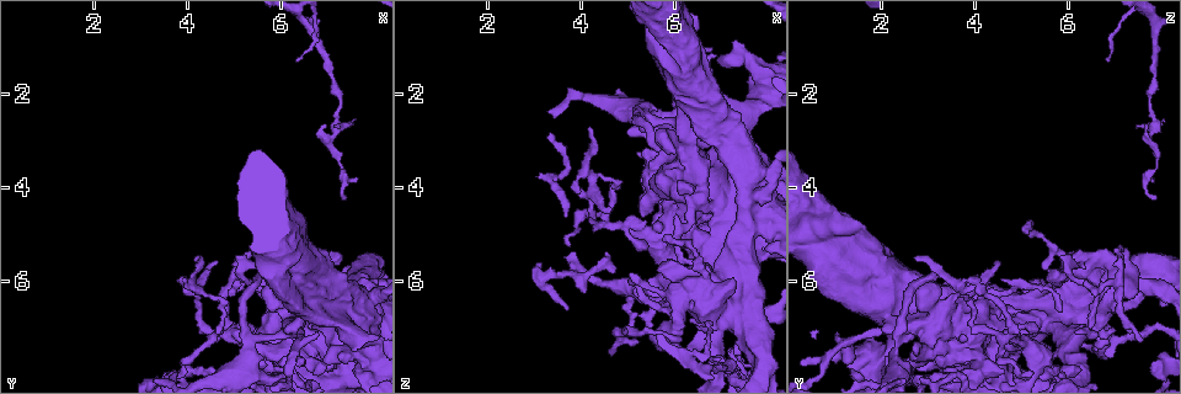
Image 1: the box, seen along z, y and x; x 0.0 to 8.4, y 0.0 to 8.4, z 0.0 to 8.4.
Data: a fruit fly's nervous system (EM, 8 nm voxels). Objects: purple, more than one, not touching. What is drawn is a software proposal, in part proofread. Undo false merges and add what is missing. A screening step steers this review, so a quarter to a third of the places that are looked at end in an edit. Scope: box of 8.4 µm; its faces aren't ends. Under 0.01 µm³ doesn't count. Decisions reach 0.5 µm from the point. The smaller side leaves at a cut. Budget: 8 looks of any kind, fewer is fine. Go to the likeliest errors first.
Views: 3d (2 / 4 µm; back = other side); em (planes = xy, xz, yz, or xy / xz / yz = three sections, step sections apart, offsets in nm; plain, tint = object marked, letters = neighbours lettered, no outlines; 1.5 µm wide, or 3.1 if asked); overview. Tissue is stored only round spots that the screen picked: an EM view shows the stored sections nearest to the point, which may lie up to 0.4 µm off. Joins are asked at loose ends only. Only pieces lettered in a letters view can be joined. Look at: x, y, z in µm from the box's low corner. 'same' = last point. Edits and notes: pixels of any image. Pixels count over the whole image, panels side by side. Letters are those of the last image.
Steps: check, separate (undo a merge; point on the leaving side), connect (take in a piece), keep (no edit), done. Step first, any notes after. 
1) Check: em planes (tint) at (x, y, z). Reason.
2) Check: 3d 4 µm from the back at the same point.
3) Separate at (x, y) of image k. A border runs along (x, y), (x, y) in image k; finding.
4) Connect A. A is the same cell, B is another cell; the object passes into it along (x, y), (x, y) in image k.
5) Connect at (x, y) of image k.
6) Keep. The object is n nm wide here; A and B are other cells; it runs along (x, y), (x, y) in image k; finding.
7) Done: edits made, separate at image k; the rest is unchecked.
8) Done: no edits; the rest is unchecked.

Check: em planes (plain) at (5.45, 7.15, 3.85). Free end.

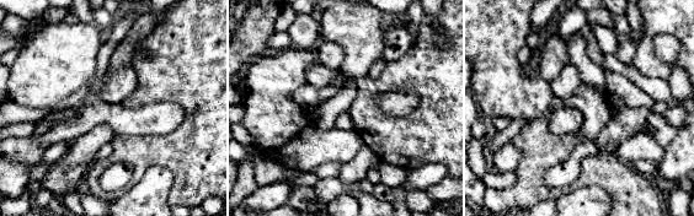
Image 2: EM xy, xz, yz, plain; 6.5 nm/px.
Check: em planes (letters) at the same point.

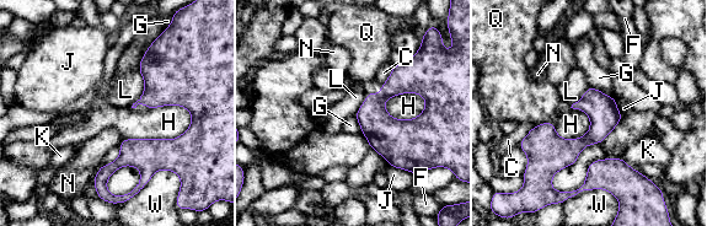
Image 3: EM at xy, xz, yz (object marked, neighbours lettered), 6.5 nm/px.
Keep. C, F, G, H, J, K, L, N, Q and W are other cells; it runs along (612, 100), (584, 141), (526, 148) in image 3; none of them fits.

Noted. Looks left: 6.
Check: 3d 2 µm at (7.30, 4.15, 7.95). End of a long branch.

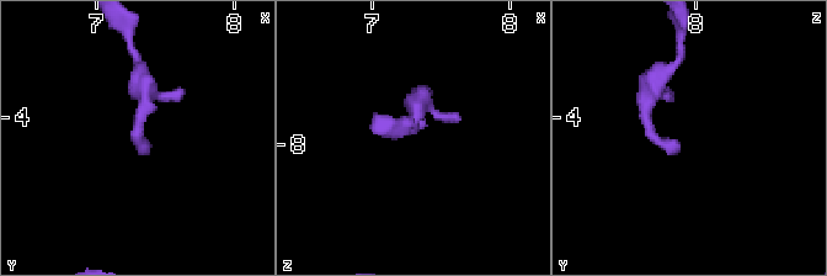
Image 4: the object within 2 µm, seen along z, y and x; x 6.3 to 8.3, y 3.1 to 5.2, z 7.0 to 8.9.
Check: em planes (plain) at (7.34, 4.20, 7.90).

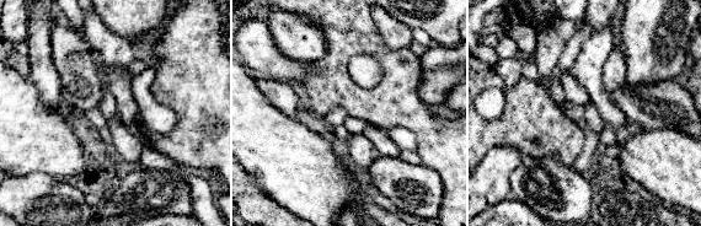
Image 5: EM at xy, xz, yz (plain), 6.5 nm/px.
Check: em planes (letters) at the same point.

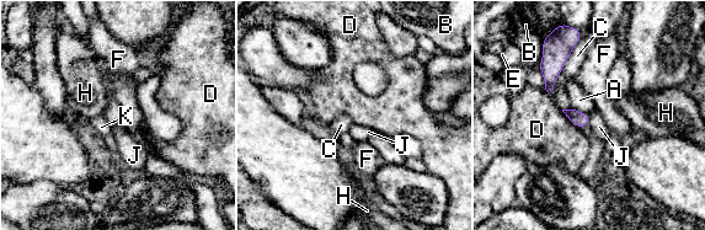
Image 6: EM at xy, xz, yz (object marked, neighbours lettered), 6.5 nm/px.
Keep. The object is 100 nm wide here; A, B, C, D, E, F, H, J and K are other cells; a border runs along (589, 114), (587, 124) in image 6; no lettered piece goes on from it.

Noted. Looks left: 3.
Check: 3d 2 µm from the back at (4.15, 5.55, 2.65). An open end.

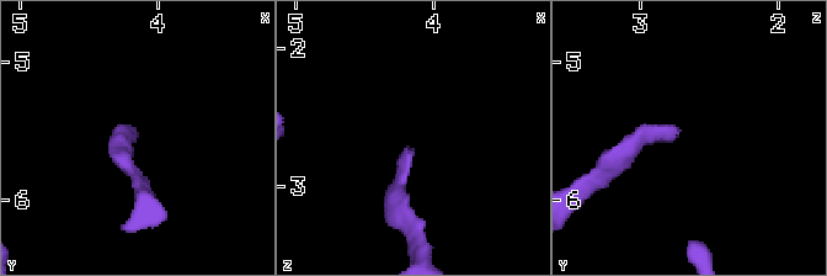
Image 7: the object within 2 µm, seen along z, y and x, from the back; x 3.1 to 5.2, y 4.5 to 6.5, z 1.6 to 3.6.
Check: em planes (plain) at (4.20, 5.50, 2.70). Now the EM.

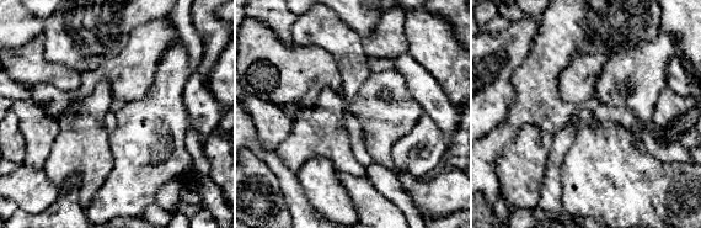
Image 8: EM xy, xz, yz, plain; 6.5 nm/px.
Check: em planes (letters) at the same point. What lies round it.

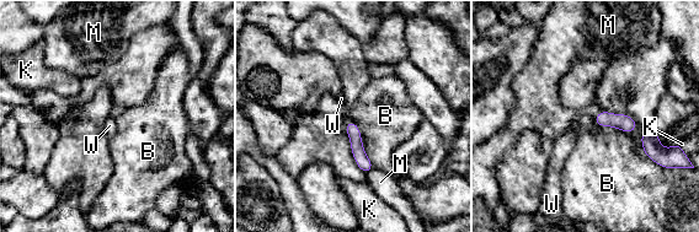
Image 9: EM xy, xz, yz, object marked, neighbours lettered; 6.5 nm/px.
Connect W. W is the same cell, B, K and M are other cells; the object passes into it along (358, 152), (348, 122), (341, 98) in image 9; it goes on there.

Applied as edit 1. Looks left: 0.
Done: edits made, connect at image 9; the rest is unchecked.

